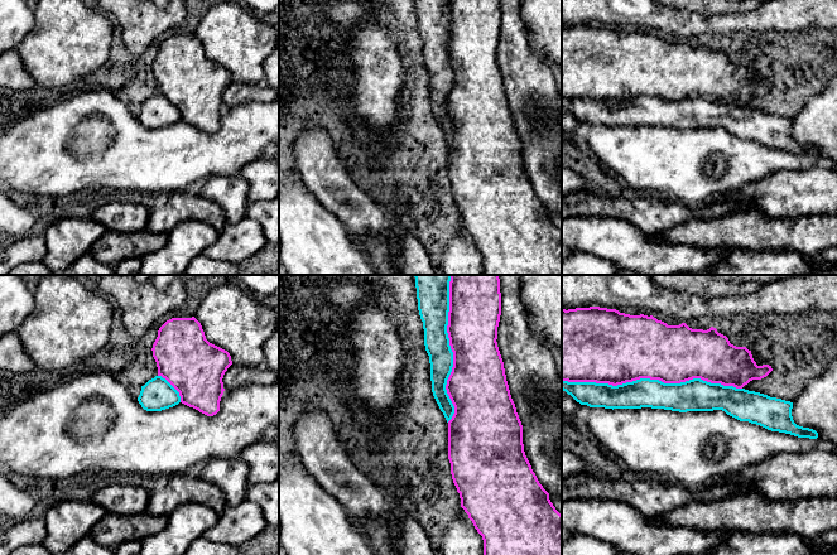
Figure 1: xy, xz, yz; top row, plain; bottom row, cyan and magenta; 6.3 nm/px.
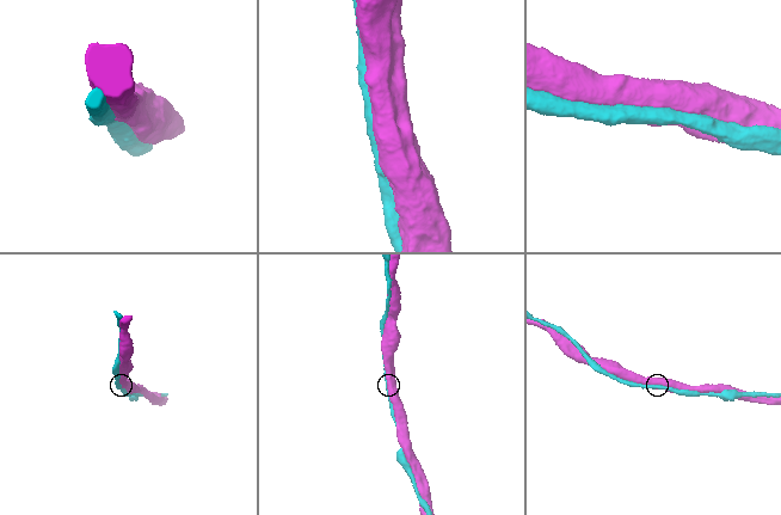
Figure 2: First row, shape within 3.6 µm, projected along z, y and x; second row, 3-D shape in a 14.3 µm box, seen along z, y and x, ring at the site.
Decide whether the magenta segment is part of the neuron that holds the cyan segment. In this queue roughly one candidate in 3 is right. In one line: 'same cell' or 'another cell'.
same cell

